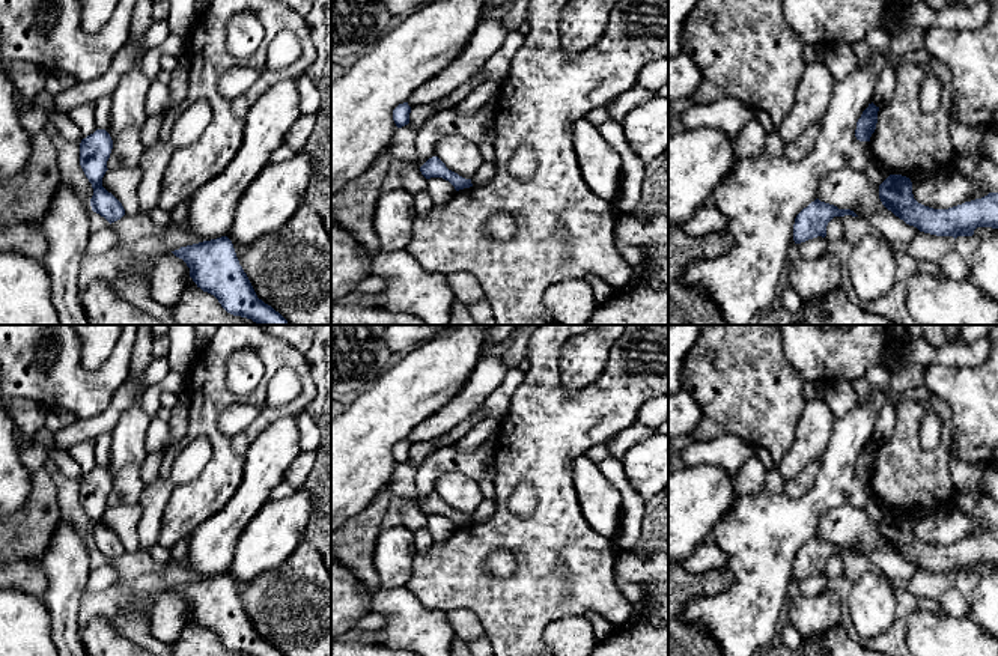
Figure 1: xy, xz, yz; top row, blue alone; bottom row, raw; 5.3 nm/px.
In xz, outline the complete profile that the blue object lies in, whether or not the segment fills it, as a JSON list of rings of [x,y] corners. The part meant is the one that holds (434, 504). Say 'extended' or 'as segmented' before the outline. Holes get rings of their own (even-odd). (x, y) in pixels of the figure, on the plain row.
as segmented; [[[438,494],[429,495],[420,504],[420,509],[426,516],[443,515],[449,518],[455,524],[456,528],[473,524],[471,516],[465,516],[459,513],[458,510],[449,507]]]

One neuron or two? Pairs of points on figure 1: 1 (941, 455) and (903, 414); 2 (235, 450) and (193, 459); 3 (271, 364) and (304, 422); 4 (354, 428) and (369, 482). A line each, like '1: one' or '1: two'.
1: one
2: two
3: two
4: one

